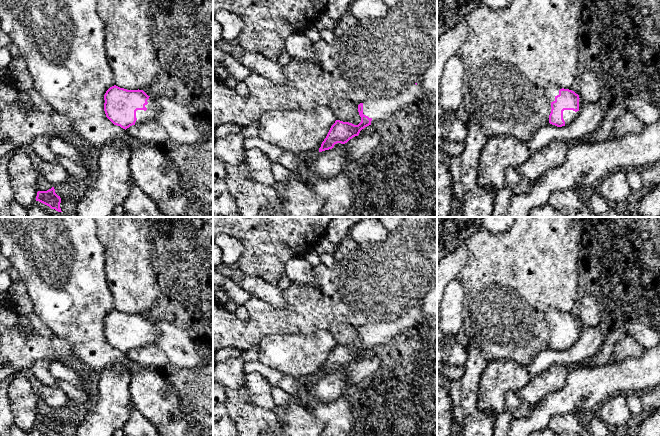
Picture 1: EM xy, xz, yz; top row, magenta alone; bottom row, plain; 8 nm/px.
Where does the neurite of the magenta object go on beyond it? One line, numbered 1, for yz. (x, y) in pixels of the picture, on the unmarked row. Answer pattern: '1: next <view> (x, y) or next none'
1: next yz (552, 314)

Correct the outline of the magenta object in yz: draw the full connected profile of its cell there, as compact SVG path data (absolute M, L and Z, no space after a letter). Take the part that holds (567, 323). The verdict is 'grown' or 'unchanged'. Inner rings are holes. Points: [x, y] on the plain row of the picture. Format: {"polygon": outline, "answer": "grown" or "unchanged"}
{"polygon": "M549 308L545 313L549 328L549 347L562 351L572 347L580 338L583 326L579 319L556 308Z", "answer": "grown"}

